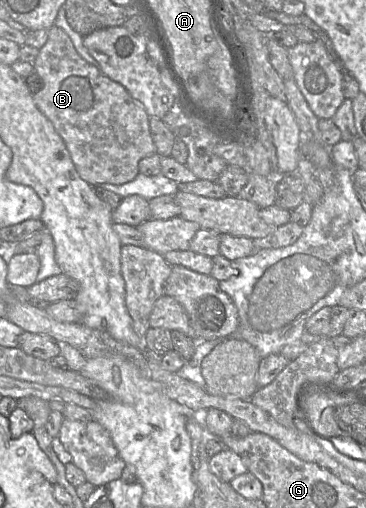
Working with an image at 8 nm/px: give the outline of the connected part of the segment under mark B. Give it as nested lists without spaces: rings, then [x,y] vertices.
[[[56,25],[48,29],[47,42],[33,65],[43,80],[43,88],[33,95],[34,103],[63,139],[79,176],[94,186],[134,180],[140,160],[156,153],[145,109],[121,84],[87,63]]]

